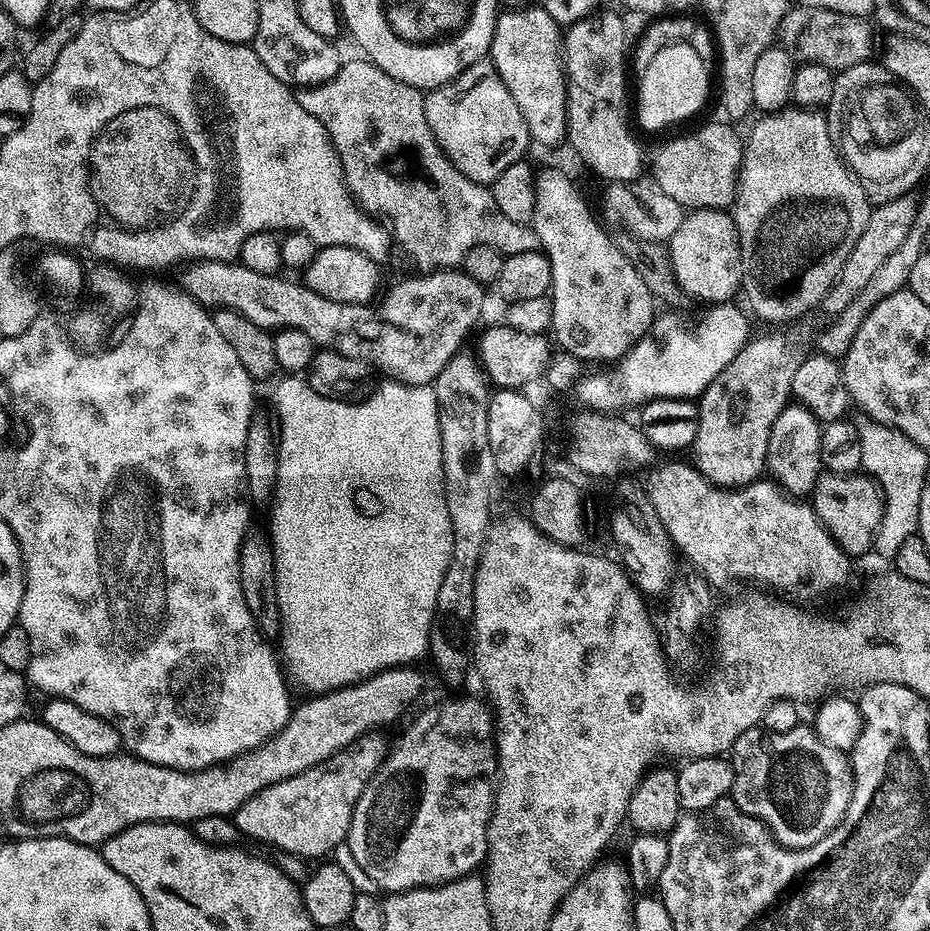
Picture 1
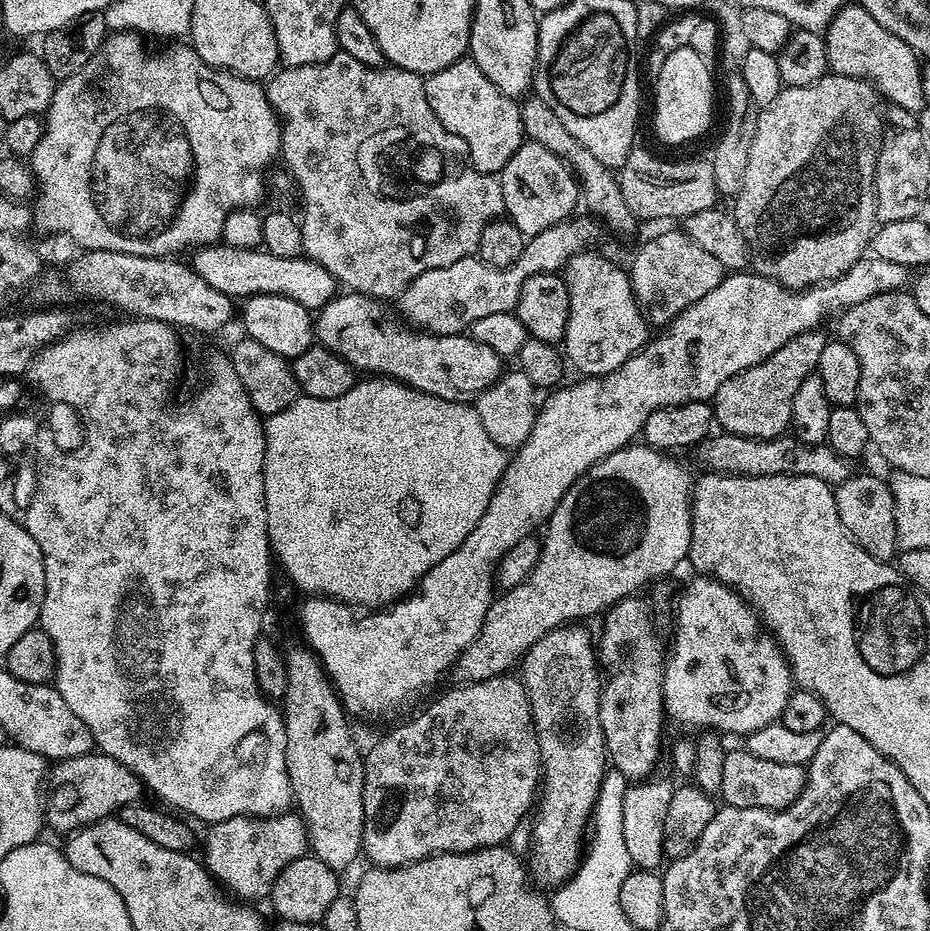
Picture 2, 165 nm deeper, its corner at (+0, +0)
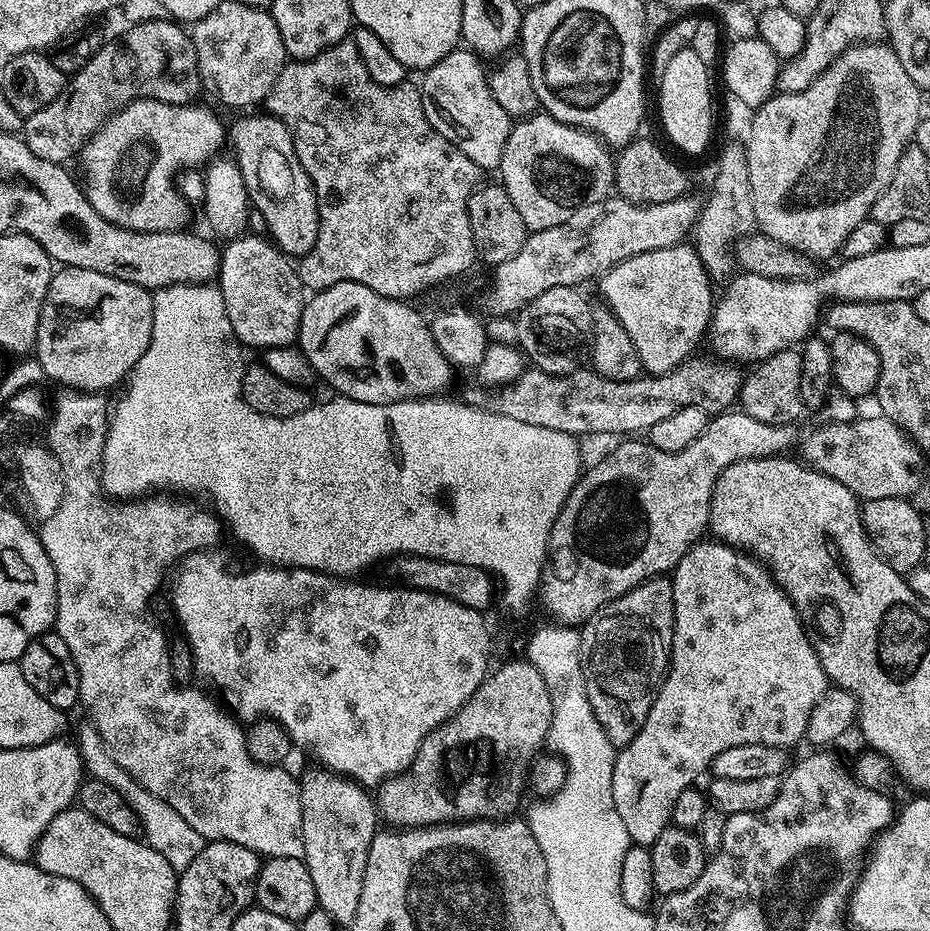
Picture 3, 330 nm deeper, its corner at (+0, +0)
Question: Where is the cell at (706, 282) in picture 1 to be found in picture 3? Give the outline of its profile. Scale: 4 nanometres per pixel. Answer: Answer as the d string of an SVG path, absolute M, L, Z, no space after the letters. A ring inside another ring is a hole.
M691 243L675 244L669 248L650 250L646 254L626 258L626 262L615 264L599 277L599 284L600 292L604 295L603 303L615 314L618 322L622 322L626 334L630 334L630 342L634 342L638 350L640 366L645 373L660 376L663 372L674 371L681 362L697 351L696 343L705 339L714 311L714 281L702 266L702 258L698 258Z

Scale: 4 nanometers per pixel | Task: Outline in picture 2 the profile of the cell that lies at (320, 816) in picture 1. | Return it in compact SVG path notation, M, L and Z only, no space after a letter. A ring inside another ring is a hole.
M285 810L274 816L235 816L226 818L222 822L211 825L207 829L208 837L203 837L204 856L202 863L207 868L213 880L217 881L221 889L227 890L233 897L244 902L257 902L269 895L272 883L278 878L280 871L290 862L309 851L308 827L295 811Z

